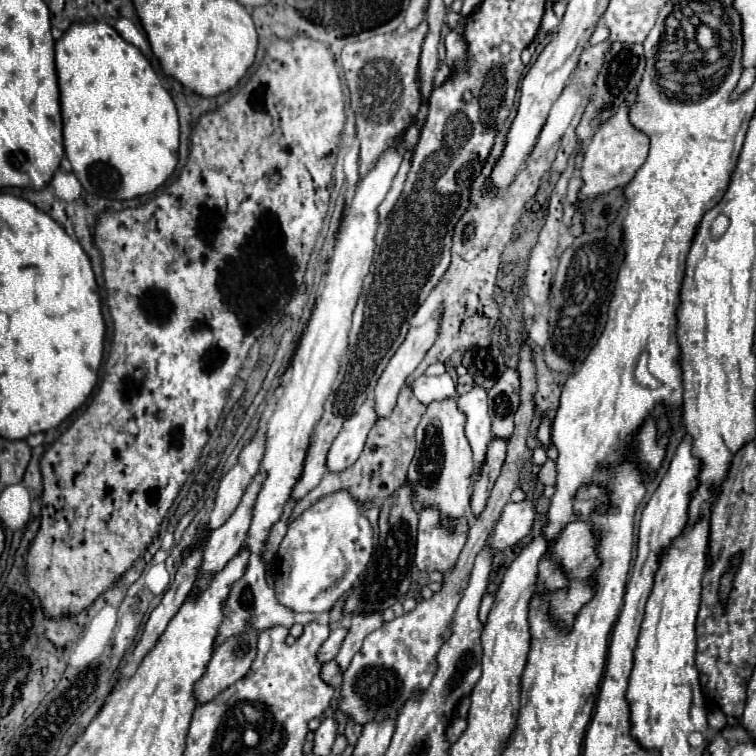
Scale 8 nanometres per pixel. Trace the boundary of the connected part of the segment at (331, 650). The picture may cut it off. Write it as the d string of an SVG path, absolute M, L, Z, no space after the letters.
M338 627L338 629L334 629L334 631L330 633L330 637L326 639L326 643L320 647L320 651L318 651L318 659L322 659L322 661L332 661L332 659L338 655L338 651L340 651L346 633L348 633L346 627Z

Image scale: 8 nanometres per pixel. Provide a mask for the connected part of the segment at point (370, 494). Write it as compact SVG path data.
M406 383L398 395L398 403L394 407L394 411L388 415L388 417L382 417L376 421L376 425L372 427L368 439L366 439L366 445L358 457L358 461L344 469L344 471L338 471L338 473L332 473L328 471L322 481L306 495L298 501L298 505L294 507L292 511L292 519L296 519L306 507L310 507L310 503L314 503L314 499L320 499L322 495L328 495L330 491L338 491L342 487L346 487L348 491L354 491L354 495L360 499L360 501L372 501L372 499L378 499L378 501L384 501L386 497L390 497L404 481L406 481L406 473L408 473L408 465L414 457L414 449L416 449L416 441L414 441L414 429L416 425L420 423L422 415L426 411L426 405L420 403L412 391L412 387Z

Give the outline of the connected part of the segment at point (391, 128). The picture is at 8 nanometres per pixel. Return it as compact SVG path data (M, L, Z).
M424 19L414 29L376 35L366 41L350 43L342 51L342 69L350 89L350 107L356 113L356 135L360 143L360 179L368 175L368 171L376 165L384 151L396 147L398 139L416 121L418 109L422 105L418 87L418 63L426 33L428 21Z

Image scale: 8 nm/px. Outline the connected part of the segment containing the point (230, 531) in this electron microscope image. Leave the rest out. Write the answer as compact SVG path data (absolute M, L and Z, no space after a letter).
M258 471L254 475L254 479L250 481L250 485L246 487L234 513L226 519L226 523L222 527L212 531L206 551L204 551L202 567L198 571L198 589L204 589L208 585L210 573L220 571L240 551L242 543L246 541L248 527L252 523L252 511L254 511L256 497L258 497L266 477L268 475L264 471Z

